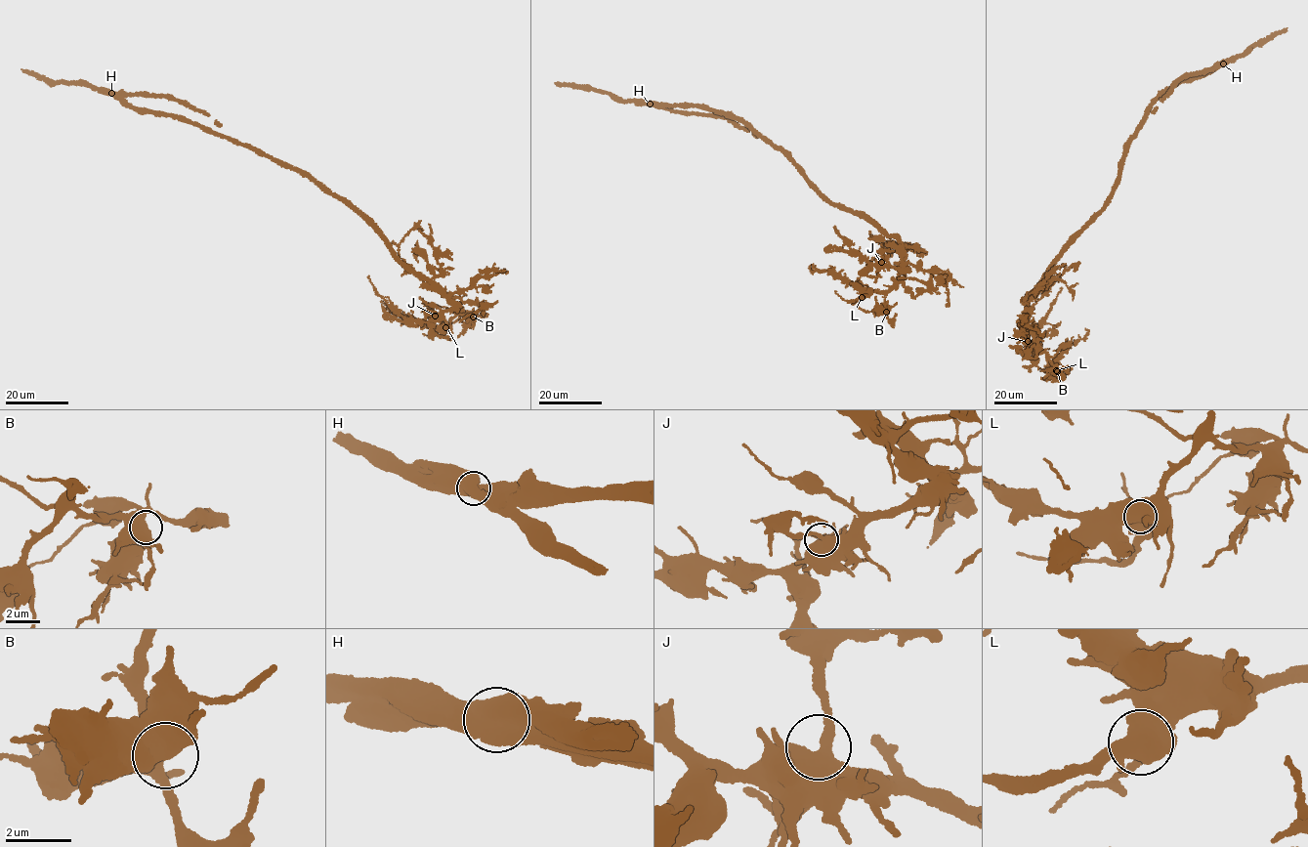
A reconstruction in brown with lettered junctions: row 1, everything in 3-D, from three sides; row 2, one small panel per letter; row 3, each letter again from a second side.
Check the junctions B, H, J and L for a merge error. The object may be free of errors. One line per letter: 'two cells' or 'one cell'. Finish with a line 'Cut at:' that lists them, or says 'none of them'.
B: one cell
H: two cells
J: one cell
L: one cell
Cut at: H

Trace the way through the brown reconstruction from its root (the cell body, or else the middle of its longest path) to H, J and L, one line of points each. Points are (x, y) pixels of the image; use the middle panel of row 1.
H: (810, 186), (789, 157), (742, 121), (691, 105), (650, 104)
J: (810, 186), (831, 202), (861, 213), (888, 235), (899, 239), (903, 269), (881, 262)
L: (810, 186), (831, 202), (861, 213), (898, 238), (903, 260), (893, 287), (862, 297)

